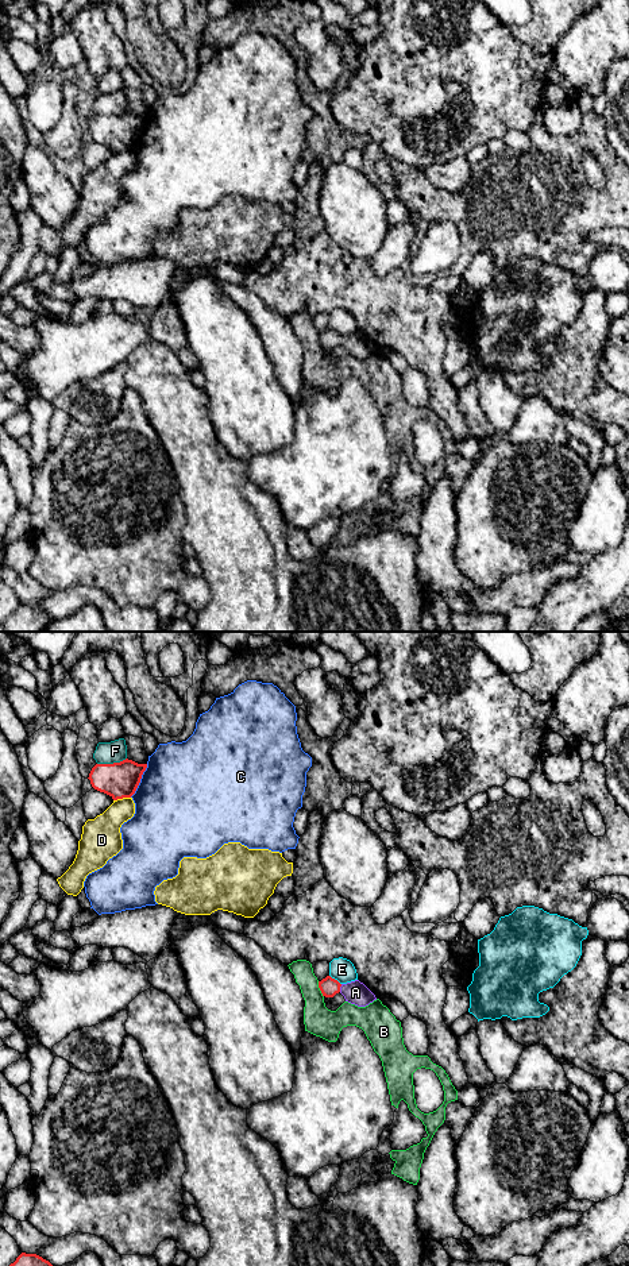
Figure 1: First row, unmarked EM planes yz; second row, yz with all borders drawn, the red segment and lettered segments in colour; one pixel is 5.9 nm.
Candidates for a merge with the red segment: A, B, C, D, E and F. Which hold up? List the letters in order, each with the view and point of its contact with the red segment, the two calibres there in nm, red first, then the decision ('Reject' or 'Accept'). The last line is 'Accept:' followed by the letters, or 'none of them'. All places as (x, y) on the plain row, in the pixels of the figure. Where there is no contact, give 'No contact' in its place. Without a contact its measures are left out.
A: Touches red at yz (339, 340). Thickness 110 nm (red) against 140 nm. Accept
B: Touches red at yz (320, 342). Thickness 110 nm (red) against 180 nm. Reject
C: Touches red at yz (139, 132). Thickness 220 nm (red) against 500 nm. Reject
D: Touches red at yz (122, 150). Thickness 220 nm (red) against 220 nm. Reject
E: Touches red at yz (334, 331). Thickness 110 nm (red) against 140 nm. Reject
F: Touches red at yz (111, 116). Thickness 220 nm (red) against 130 nm. Reject
Accept: A

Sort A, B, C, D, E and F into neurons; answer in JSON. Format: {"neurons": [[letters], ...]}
{"neurons": [["A"], ["B"], ["C"], ["D"], ["E"], ["F"]]}

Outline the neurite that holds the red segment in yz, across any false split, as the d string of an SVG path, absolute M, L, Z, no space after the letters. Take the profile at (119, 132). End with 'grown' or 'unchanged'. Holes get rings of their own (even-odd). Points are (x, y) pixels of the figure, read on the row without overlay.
M128 111L113 116L96 116L88 131L94 142L117 153L135 146L146 120L147 116Z; unchanged

